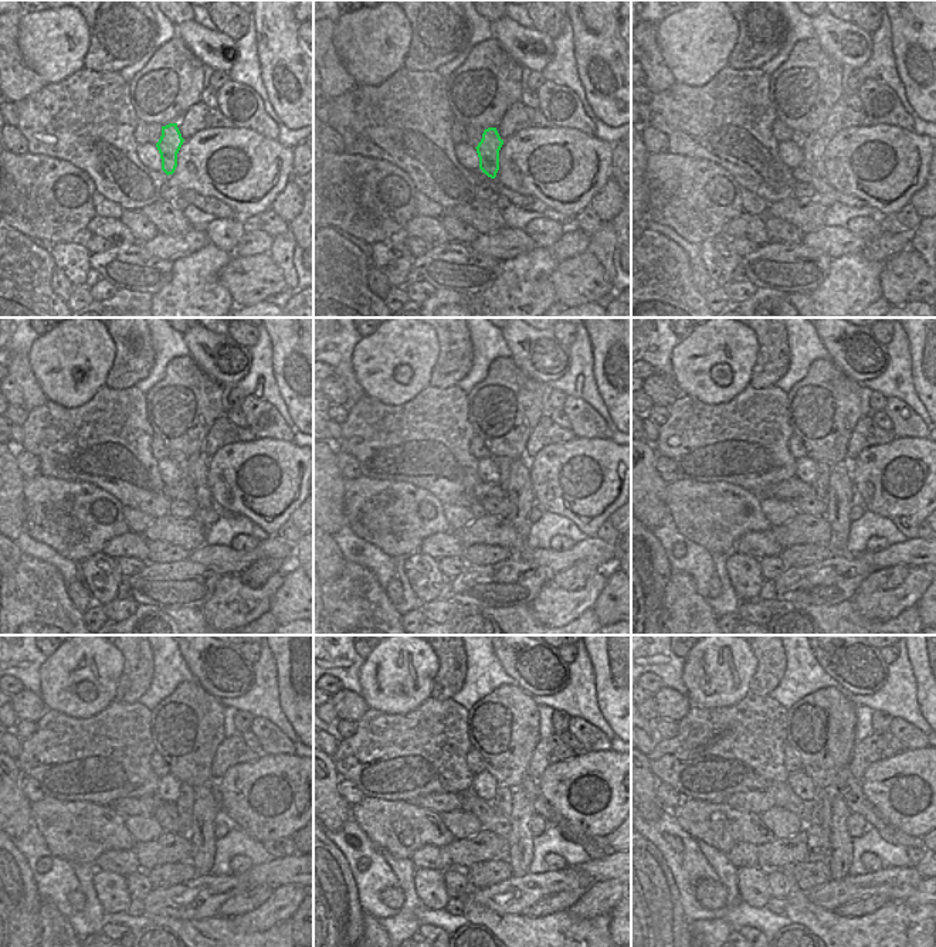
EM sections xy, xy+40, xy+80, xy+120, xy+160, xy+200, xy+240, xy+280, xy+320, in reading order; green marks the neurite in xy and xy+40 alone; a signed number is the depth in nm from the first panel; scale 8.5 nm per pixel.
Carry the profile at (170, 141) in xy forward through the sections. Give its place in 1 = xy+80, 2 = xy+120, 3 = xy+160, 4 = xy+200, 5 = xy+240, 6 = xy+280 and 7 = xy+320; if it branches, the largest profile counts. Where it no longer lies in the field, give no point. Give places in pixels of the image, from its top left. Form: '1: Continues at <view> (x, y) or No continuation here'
1: Continues at xy+80 (813, 146)
2: Continues at xy+120 (200, 495)
3: Continues at xy+160 (519, 494)
4: Continues at xy+200 (840, 496)
5: Continues at xy+240 (202, 835)
6: Continues at xy+280 (521, 839)
7: Continues at xy+320 (841, 842)

